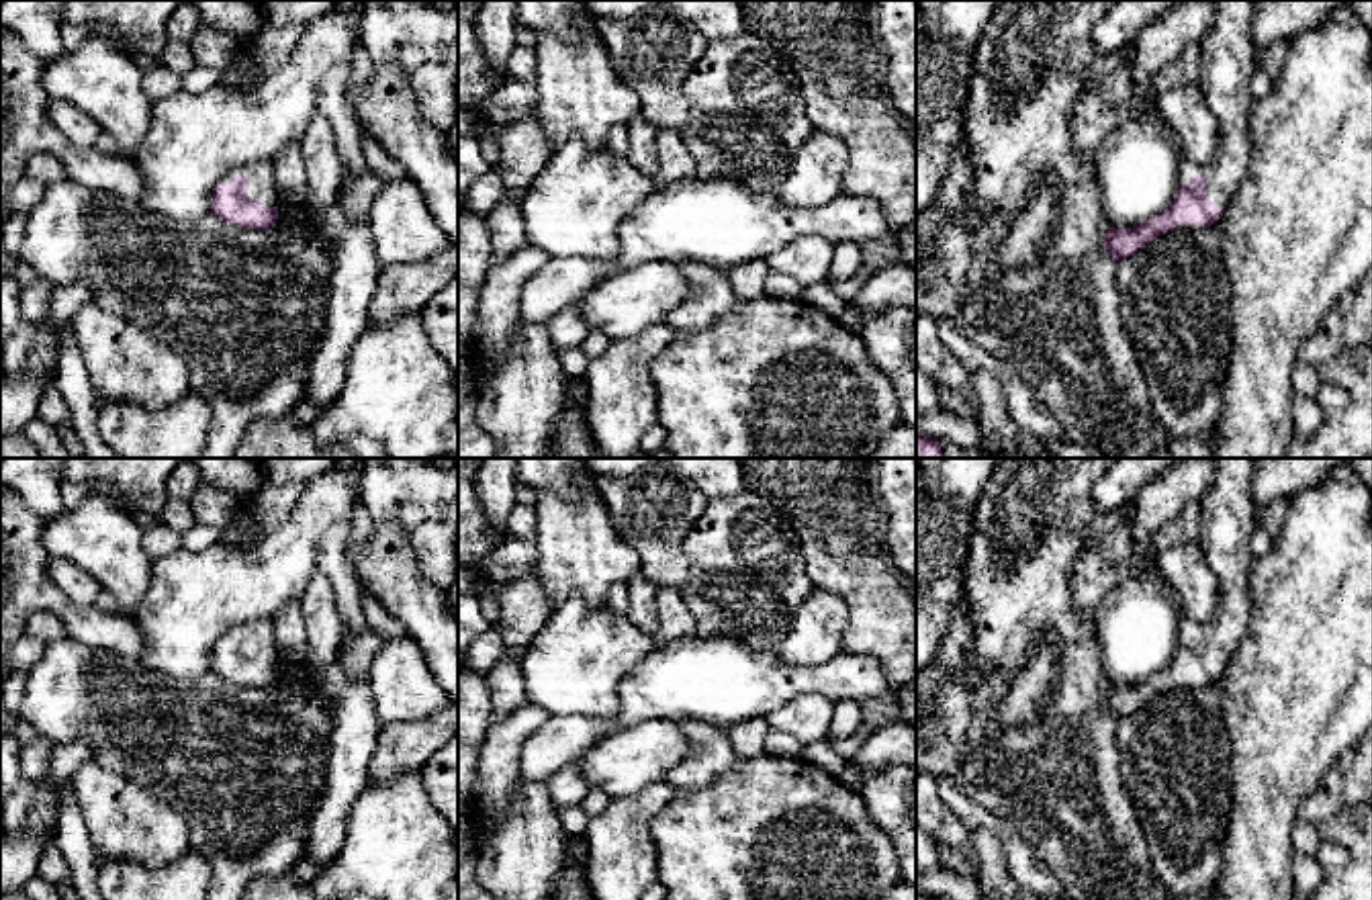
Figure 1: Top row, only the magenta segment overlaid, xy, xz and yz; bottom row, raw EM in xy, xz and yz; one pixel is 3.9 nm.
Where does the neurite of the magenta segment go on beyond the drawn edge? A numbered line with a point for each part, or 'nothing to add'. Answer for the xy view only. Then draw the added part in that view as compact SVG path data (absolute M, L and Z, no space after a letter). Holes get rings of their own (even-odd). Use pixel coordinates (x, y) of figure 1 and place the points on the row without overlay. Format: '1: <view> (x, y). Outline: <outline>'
1: xy (260, 637). Outline: M270 618L235 624L221 636L221 640L229 642L235 634L247 636L249 659L262 659L268 667L276 665L278 655L276 655L274 630Z

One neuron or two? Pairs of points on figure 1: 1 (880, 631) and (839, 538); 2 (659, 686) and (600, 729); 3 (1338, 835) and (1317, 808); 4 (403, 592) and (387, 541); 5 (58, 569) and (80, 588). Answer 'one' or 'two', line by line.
1: one
2: one
3: two
4: one
5: one

